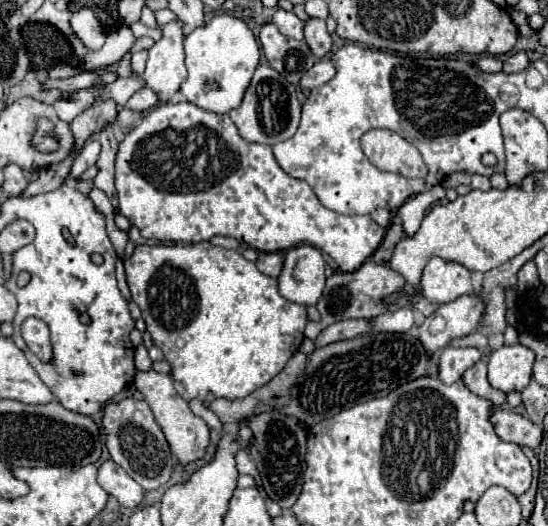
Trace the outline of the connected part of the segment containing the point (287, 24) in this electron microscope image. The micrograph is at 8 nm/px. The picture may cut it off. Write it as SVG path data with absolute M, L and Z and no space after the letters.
M277 10L273 14L273 24L279 28L279 32L287 38L295 38L295 40L303 40L303 22L287 10Z

